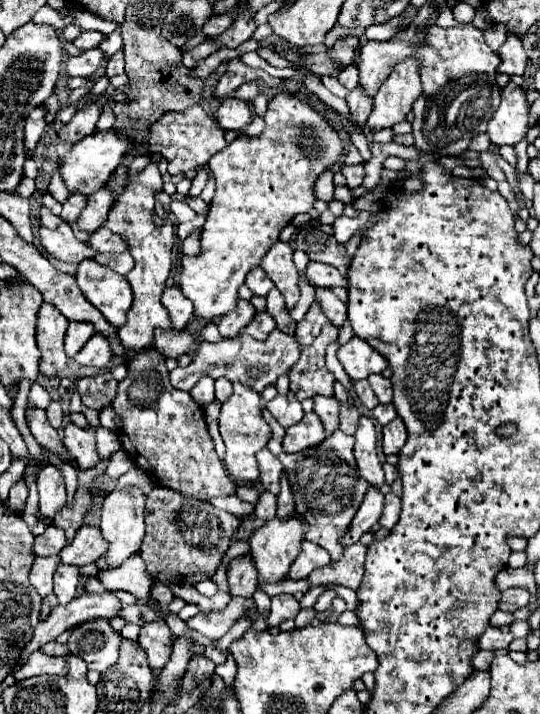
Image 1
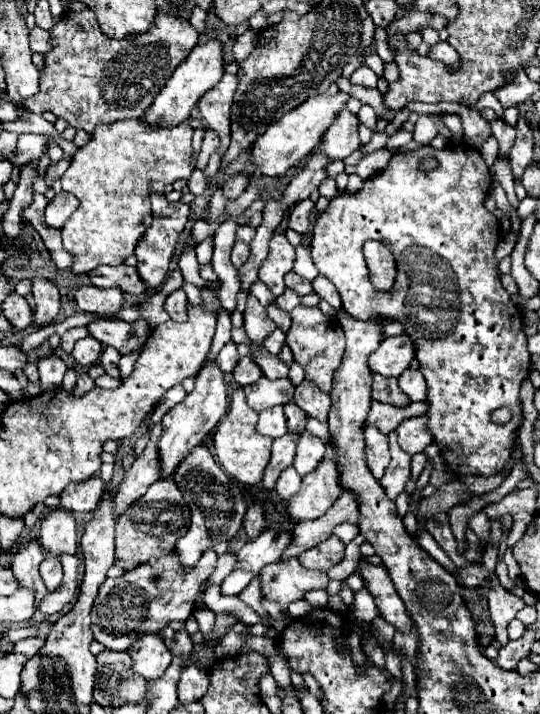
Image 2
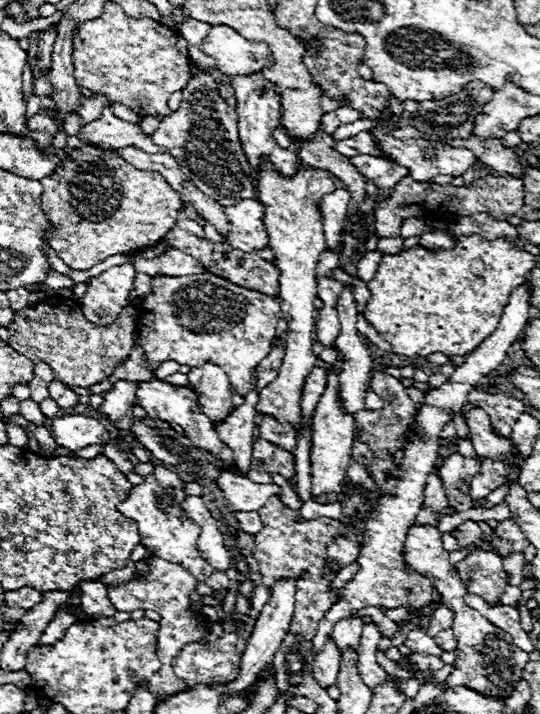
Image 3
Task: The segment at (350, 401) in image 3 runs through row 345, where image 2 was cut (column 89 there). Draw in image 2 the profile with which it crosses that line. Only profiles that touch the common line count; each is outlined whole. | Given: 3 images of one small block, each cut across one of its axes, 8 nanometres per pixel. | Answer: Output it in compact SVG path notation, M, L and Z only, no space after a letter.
M86 336L78 340L78 344L72 350L72 356L80 366L92 366L100 360L100 352L102 352L102 344L96 338Z

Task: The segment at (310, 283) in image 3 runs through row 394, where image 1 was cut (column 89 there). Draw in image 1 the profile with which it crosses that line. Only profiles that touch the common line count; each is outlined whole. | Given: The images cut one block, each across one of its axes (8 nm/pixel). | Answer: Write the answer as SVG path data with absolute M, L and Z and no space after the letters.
M82 260L76 282L86 300L92 302L114 328L126 322L126 314L132 306L132 290L124 276L100 266L96 260Z

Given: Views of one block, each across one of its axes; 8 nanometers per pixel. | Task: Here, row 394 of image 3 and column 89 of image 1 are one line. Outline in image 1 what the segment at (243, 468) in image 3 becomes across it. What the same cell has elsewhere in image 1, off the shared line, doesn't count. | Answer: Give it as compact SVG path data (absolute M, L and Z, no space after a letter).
M62 222L56 230L50 230L50 228L40 226L38 234L40 234L42 246L46 248L46 252L48 252L50 256L54 256L56 260L80 264L82 260L94 258L94 256L98 254L98 252L96 252L94 248L90 248L88 244L76 240L70 224L66 224L66 222Z

